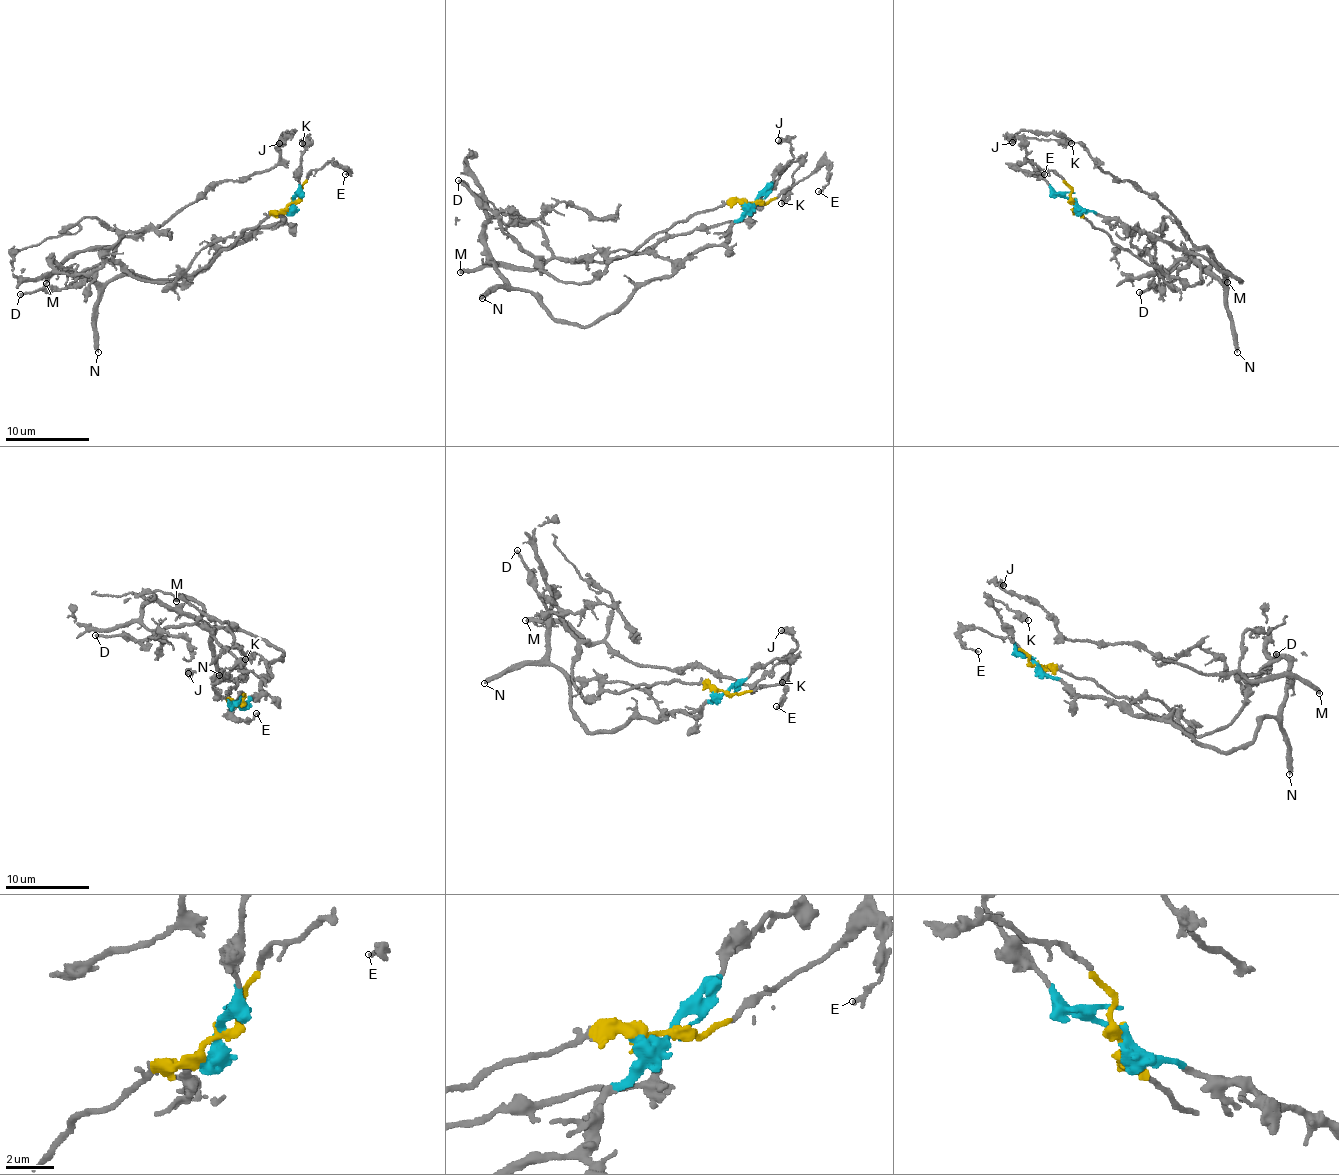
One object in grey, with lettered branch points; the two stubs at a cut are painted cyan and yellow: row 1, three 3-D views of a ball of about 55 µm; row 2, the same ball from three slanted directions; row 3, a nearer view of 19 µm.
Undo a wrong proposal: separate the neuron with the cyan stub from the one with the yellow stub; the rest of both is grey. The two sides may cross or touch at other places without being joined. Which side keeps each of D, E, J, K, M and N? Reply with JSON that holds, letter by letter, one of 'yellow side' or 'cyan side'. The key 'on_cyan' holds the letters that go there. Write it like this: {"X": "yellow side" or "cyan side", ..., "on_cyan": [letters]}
{"D": "yellow side", "E": "yellow side", "J": "yellow side", "K": "cyan side", "M": "yellow side", "N": "cyan side", "on_cyan": ["K", "N"]}

